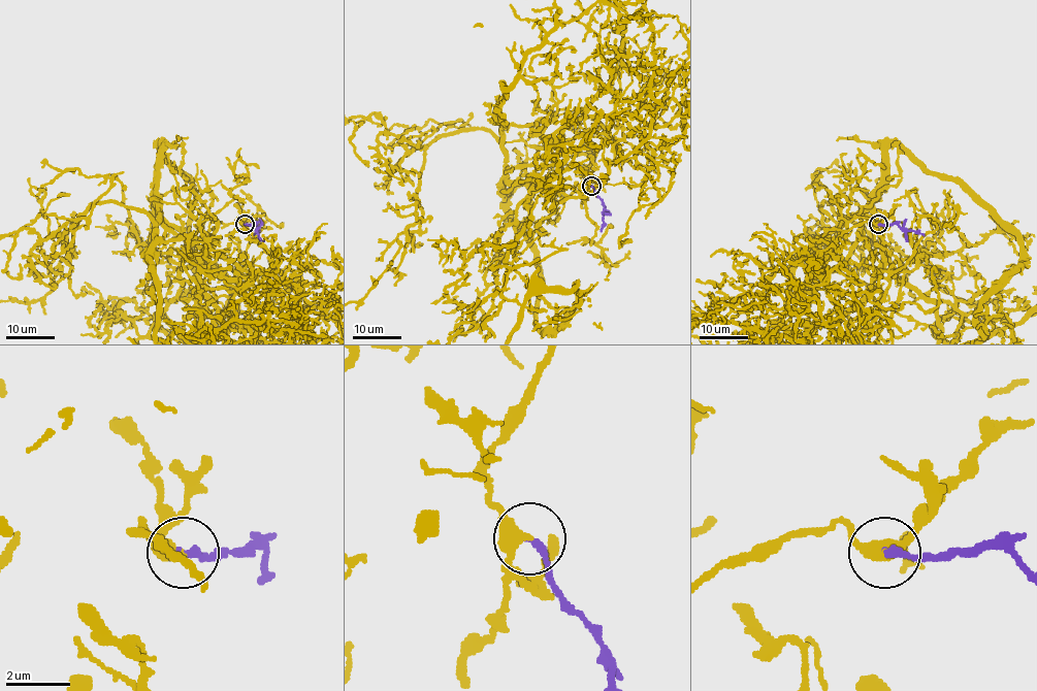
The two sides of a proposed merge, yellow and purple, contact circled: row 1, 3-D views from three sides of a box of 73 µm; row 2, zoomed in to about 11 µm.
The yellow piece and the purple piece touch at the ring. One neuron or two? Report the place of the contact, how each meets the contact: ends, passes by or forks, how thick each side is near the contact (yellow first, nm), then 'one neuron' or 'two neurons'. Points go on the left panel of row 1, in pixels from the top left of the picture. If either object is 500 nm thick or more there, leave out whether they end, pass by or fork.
at (245, 224); yellow passes by; purple ends there; 380 nm thick on the yellow side, 220 nm on the other; one neuron

